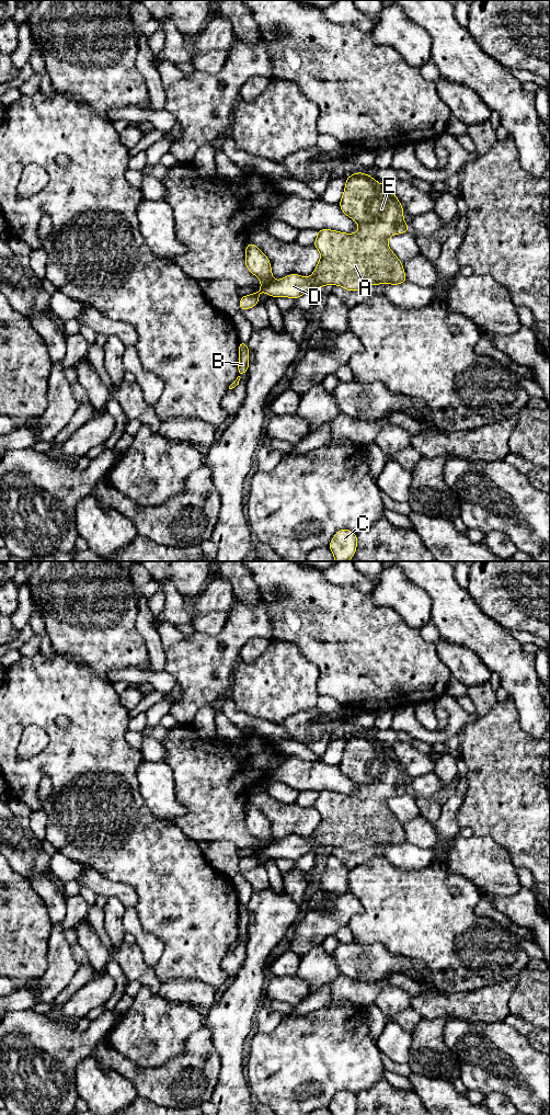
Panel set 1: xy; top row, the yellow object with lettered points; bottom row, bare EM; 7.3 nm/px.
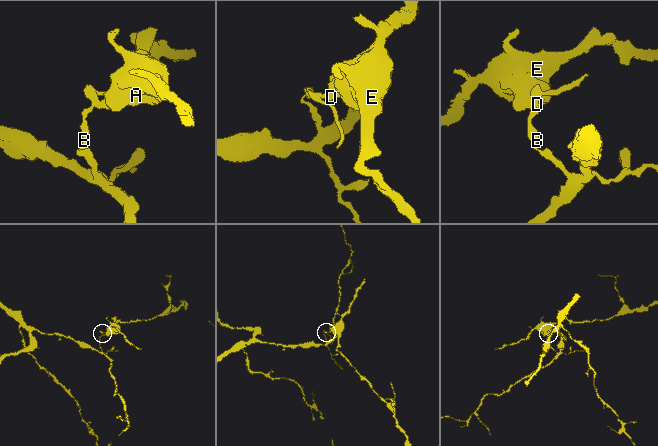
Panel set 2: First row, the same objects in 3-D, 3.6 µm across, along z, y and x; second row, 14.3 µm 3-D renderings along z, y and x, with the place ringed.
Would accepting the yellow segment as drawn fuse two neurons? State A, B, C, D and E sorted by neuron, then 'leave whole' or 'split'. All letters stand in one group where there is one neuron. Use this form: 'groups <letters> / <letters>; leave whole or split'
groups A D E / B C; split

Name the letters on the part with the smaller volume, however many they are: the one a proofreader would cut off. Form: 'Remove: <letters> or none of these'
Remove: A, D, E

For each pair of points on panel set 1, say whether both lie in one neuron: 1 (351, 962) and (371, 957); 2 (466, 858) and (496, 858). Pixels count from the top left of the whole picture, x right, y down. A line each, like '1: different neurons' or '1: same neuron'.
1: same neuron
2: same neuron

